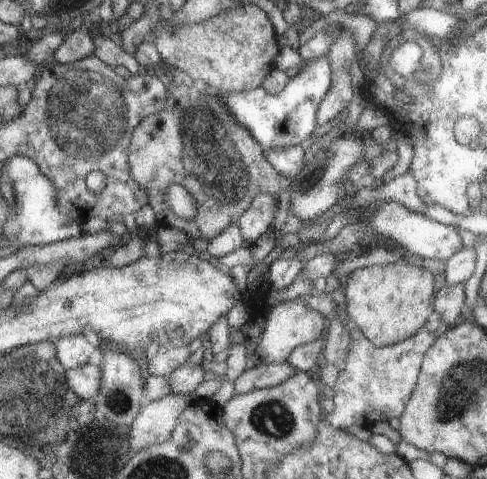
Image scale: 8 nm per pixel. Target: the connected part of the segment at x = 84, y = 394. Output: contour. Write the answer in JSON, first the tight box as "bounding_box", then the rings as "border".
{"bounding_box":[64,363,101,399],"border":[[[89,363],[74,369],[64,369],[64,380],[69,390],[81,399],[91,399],[99,392],[101,370]]]}

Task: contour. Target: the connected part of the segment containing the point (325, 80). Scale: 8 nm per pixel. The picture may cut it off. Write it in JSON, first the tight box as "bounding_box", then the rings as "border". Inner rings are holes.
{"bounding_box":[207,55,330,150],"border":[[[325,55],[303,62],[301,69],[291,77],[281,92],[267,94],[260,86],[243,92],[220,92],[207,85],[207,92],[217,94],[230,109],[233,120],[261,145],[263,150],[284,150],[296,145],[306,145],[316,136],[316,112],[330,84],[330,68]]]}

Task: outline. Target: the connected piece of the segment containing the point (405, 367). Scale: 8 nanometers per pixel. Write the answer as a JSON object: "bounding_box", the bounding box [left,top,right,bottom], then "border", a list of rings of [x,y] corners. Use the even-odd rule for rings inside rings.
{"bounding_box":[325,325,437,429],"border":[[[355,325],[348,328],[348,332],[349,348],[343,356],[343,368],[338,372],[332,387],[333,410],[325,414],[325,422],[338,429],[347,426],[370,429],[375,422],[398,418],[419,376],[423,355],[435,340],[437,333],[427,332],[421,327],[401,342],[376,347]]]}

